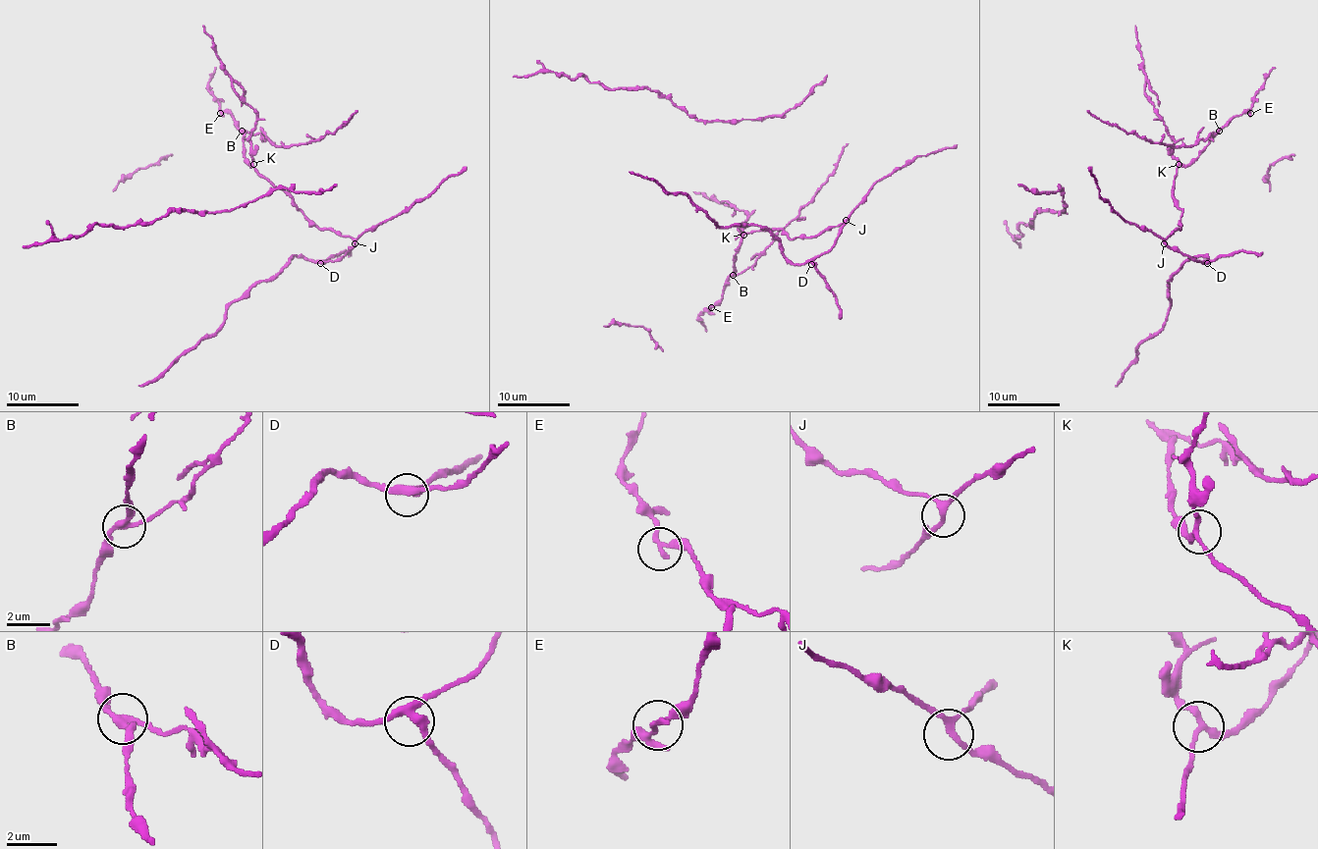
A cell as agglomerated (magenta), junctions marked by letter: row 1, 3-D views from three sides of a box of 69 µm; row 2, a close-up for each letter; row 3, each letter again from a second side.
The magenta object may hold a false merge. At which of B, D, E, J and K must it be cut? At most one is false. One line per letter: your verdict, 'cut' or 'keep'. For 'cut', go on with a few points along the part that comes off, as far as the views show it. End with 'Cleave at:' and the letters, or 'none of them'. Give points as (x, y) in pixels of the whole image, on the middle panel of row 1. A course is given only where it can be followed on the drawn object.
B: cut | (733, 275), (751, 267), (764, 249), (805, 206), (848, 144)
D: keep
E: keep
J: keep
K: keep
Cleave at: B

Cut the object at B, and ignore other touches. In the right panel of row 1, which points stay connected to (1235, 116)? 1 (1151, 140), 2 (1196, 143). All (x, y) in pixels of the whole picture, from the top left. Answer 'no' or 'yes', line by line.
1: no
2: no

